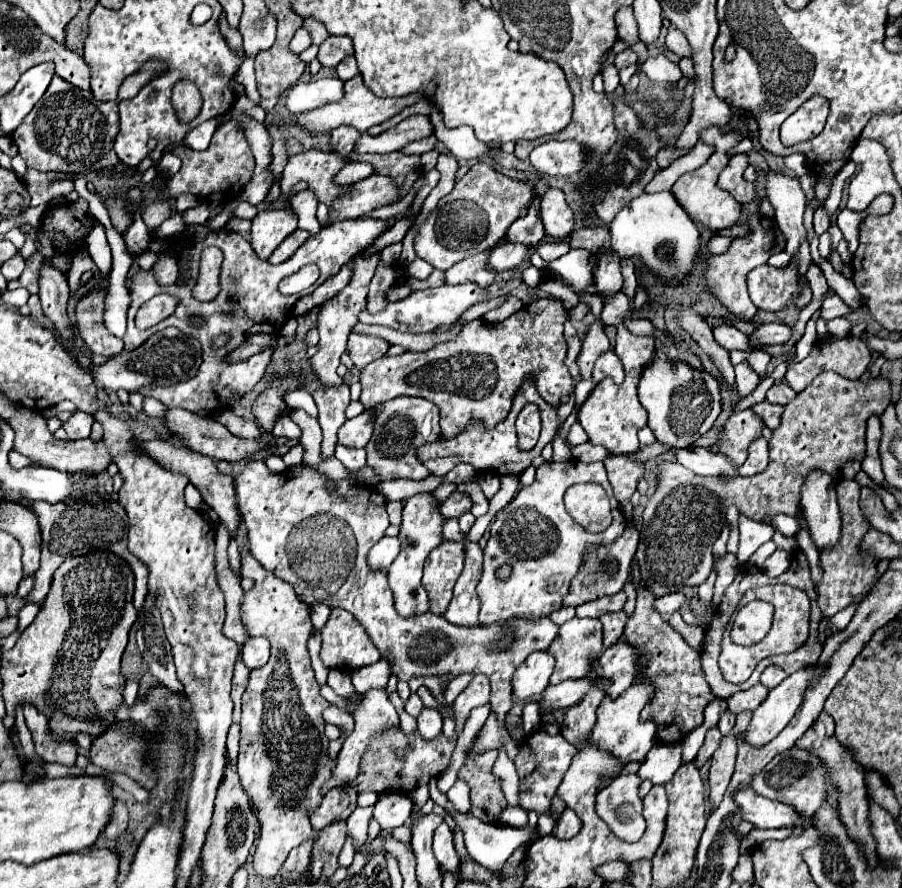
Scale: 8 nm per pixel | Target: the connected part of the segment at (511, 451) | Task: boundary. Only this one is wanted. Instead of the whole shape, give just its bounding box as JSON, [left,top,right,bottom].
[416,379,558,476]

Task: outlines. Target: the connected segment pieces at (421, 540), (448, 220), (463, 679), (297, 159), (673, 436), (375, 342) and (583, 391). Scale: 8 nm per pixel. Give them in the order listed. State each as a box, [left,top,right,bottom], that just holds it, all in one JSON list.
[[388,494,444,616],[414,162,532,270],[444,676,472,704],[280,150,352,206],[638,352,722,448],[348,334,392,370],[576,378,596,406]]

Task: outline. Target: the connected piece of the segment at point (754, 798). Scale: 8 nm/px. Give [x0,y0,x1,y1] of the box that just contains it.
[734,788,812,828]

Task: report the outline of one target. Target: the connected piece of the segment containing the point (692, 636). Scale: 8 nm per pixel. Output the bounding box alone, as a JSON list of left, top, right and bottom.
[670,616,704,652]

